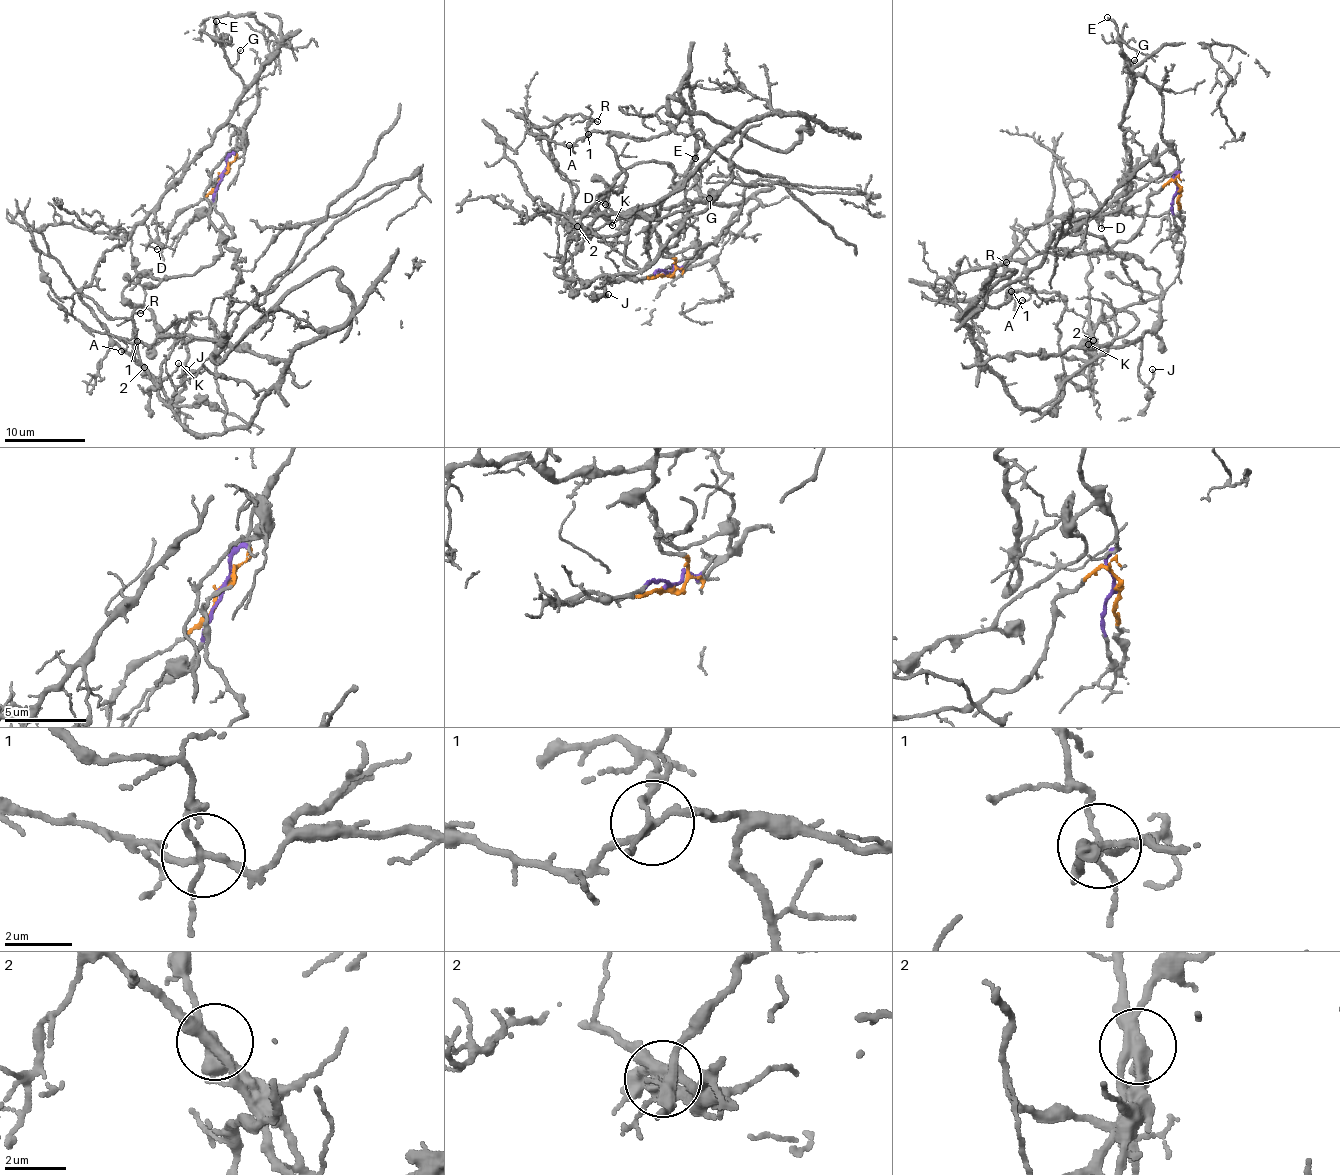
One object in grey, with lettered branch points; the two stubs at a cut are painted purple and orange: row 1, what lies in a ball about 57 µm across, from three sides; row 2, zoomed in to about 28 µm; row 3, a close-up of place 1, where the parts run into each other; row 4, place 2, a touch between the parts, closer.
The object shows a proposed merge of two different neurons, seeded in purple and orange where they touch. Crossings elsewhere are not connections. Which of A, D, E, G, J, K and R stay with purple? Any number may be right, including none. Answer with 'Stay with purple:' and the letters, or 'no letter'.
Stay with purple: D, E, G, R

